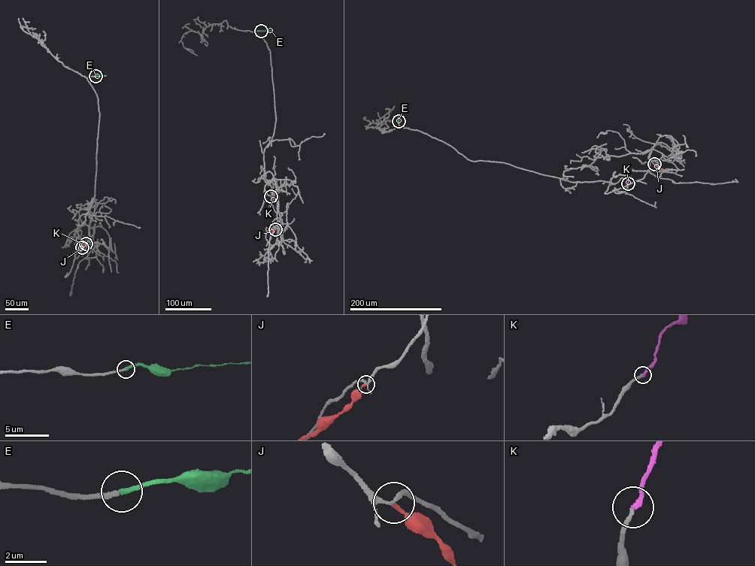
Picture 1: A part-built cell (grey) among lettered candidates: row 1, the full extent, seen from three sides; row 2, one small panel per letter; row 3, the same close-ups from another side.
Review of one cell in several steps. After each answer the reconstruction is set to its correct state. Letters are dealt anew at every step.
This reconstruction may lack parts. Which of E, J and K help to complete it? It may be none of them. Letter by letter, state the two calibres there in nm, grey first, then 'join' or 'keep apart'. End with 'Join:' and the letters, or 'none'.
E: calibres 200 and 240 nm; join
J: calibres 130 and 160 nm; keep apart
K: calibres 200 and 240 nm; join
Join: E, K

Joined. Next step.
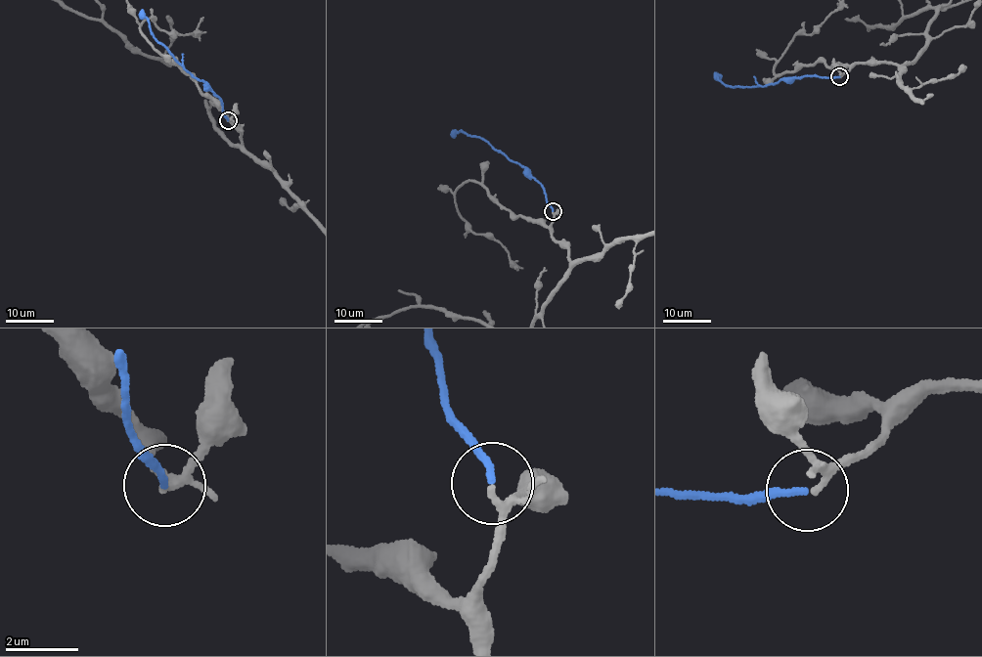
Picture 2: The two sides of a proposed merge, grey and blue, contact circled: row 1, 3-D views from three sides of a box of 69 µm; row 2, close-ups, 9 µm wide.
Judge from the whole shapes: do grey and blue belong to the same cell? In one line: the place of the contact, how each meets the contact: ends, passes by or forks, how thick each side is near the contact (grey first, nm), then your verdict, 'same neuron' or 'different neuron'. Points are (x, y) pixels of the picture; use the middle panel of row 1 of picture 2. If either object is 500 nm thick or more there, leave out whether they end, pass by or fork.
(553, 211) | grey forks | blue ends | 140/180 nm | same neuron

